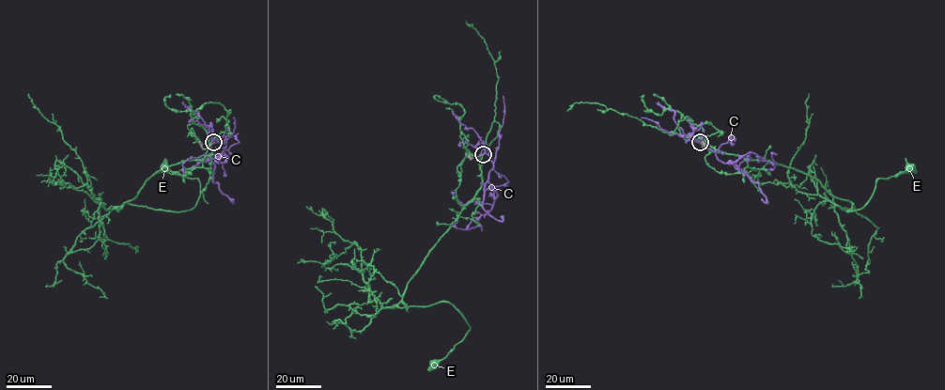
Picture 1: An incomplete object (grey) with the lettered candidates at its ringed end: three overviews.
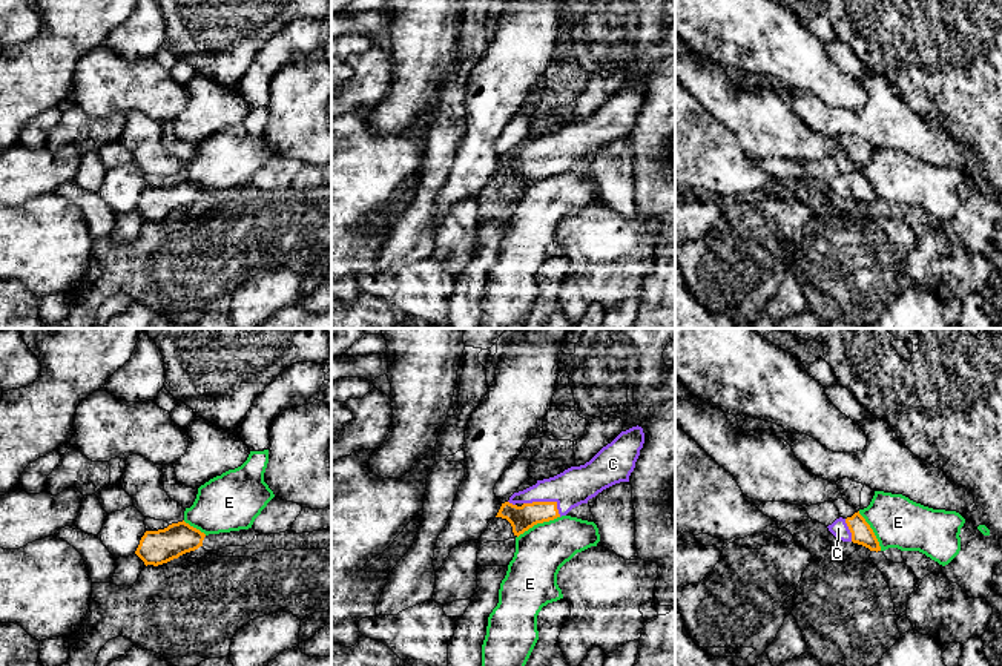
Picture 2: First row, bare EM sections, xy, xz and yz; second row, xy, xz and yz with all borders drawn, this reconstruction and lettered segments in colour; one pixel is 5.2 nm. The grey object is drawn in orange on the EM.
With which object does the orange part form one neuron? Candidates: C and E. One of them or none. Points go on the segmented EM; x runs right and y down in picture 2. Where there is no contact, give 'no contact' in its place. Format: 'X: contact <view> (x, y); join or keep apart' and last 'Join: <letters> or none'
C: contact xz (547, 502); join
E: contact xz (537, 522); keep apart
Join: C

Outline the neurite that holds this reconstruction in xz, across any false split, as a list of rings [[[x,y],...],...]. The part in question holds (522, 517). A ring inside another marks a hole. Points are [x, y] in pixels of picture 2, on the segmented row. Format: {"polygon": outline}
{"polygon": [[[641,427],[621,431],[589,462],[571,467],[563,473],[537,480],[536,485],[514,493],[502,503],[496,517],[506,519],[514,536],[520,536],[537,523],[566,516],[572,508],[588,503],[603,490],[629,482],[640,450],[644,443]]]}

